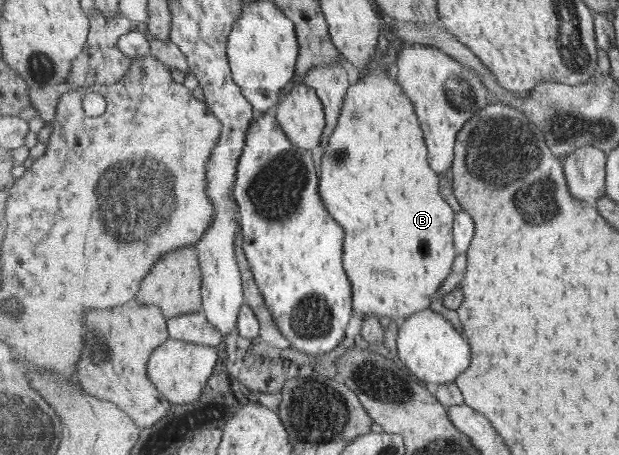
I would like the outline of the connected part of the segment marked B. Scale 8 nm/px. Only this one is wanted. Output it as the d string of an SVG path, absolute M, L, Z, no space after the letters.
M382 71L369 73L358 80L354 86L349 87L347 99L345 99L342 114L339 116L337 127L329 137L330 142L321 151L317 162L319 174L320 195L323 203L326 204L330 214L337 219L337 223L345 229L346 238L344 243L344 267L350 276L353 290L353 310L359 319L363 320L367 316L388 317L401 323L411 317L414 313L426 310L431 307L431 303L436 299L438 291L441 290L442 283L449 277L454 261L458 255L454 242L454 221L455 210L441 197L440 174L431 169L428 159L429 151L422 124L415 111L415 104L411 98L407 97L401 85L397 83L395 75L384 74Z

